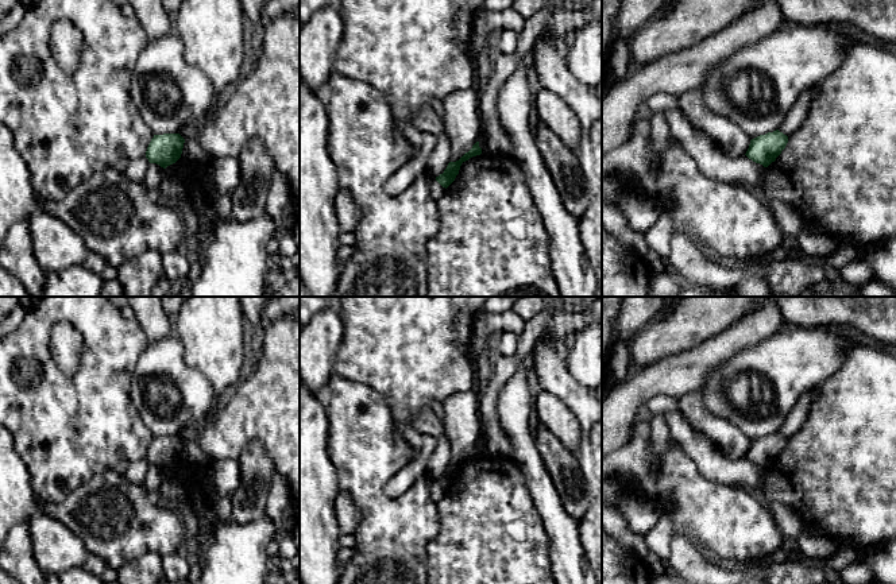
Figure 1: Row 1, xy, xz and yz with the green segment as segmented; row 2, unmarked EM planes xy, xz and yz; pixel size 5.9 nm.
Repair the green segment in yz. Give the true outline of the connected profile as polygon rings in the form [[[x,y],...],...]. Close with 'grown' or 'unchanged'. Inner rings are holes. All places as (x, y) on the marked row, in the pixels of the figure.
[[[779,129],[760,135],[750,140],[746,156],[768,167],[781,154],[788,143],[788,136]]]; unchanged

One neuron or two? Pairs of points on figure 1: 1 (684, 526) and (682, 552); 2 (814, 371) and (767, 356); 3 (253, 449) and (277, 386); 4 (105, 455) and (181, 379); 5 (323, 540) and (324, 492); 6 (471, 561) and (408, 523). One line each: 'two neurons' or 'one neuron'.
1: two neurons
2: one neuron
3: two neurons
4: two neurons
5: one neuron
6: two neurons

